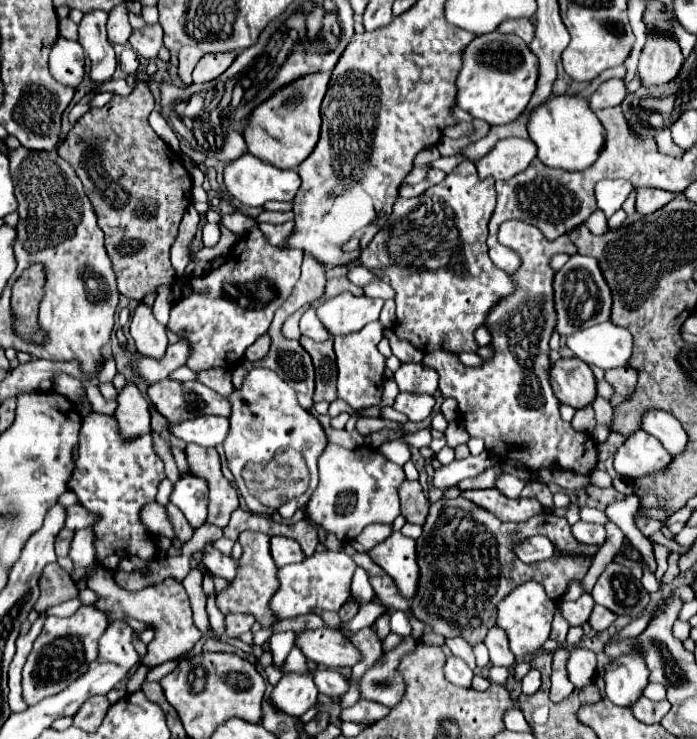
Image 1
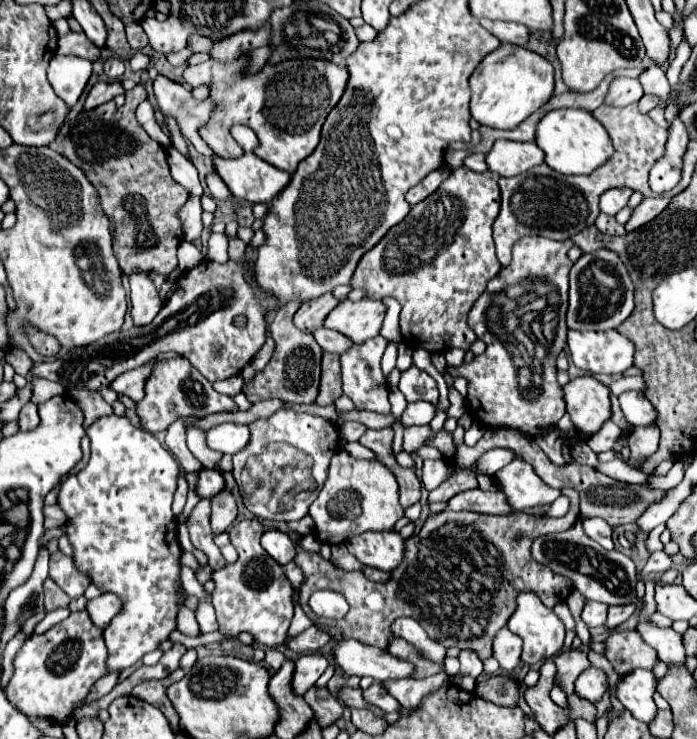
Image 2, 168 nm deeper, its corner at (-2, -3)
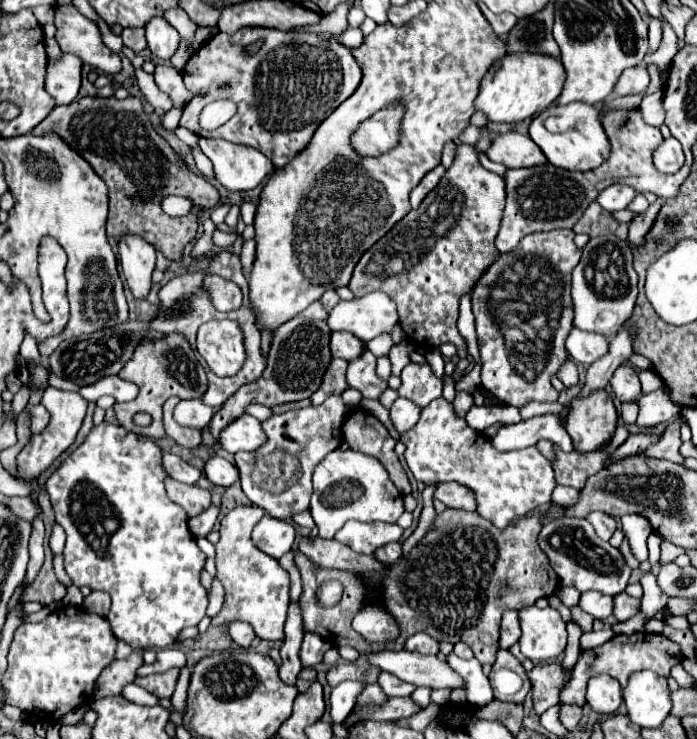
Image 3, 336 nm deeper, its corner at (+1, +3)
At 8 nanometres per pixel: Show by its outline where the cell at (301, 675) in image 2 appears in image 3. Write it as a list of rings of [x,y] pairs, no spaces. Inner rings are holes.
[[[306,632],[304,634],[304,642],[302,642],[302,648],[300,648],[300,660],[302,660],[302,666],[304,668],[312,668],[316,664],[322,662],[322,656],[326,650],[330,650],[330,642],[318,634],[312,634],[312,632]]]

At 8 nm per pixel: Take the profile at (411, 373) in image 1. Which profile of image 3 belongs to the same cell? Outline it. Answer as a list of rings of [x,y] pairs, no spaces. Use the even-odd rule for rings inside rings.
[[[408,364],[404,366],[400,378],[402,386],[398,388],[398,394],[402,398],[410,398],[422,408],[432,400],[442,398],[442,382],[434,376],[428,364]]]

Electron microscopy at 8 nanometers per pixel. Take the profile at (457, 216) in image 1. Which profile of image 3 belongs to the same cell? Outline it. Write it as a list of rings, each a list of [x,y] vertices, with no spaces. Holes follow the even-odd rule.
[[[462,144],[456,150],[456,158],[452,166],[446,170],[444,178],[438,182],[438,186],[428,192],[428,196],[420,202],[416,210],[410,210],[400,222],[394,224],[394,228],[380,238],[370,250],[364,252],[360,262],[354,268],[352,274],[352,292],[354,296],[364,296],[376,290],[386,292],[398,306],[400,326],[410,342],[414,342],[420,348],[438,348],[444,342],[452,342],[457,348],[460,358],[468,356],[466,340],[460,336],[456,328],[458,320],[458,306],[460,298],[464,294],[470,294],[480,280],[480,276],[498,260],[500,252],[494,246],[494,238],[502,220],[504,210],[504,180],[502,176],[488,172],[480,162],[474,146]],[[392,260],[402,260],[402,272],[396,272],[392,268]]]

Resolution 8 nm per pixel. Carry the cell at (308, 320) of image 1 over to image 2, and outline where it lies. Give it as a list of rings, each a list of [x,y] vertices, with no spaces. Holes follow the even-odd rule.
[[[319,328],[313,332],[315,340],[319,342],[319,346],[325,350],[325,352],[333,352],[333,354],[341,354],[341,352],[347,352],[353,342],[343,336],[341,332],[335,332],[335,330],[327,330],[327,328]]]

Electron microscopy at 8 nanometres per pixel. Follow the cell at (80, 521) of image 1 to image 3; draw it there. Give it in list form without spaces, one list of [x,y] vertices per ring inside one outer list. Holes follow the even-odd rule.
[[[6,496],[6,506],[10,506],[10,510],[14,510],[14,514],[18,514],[20,518],[26,518],[30,522],[34,522],[34,518],[38,518],[42,514],[42,508],[38,502],[34,502],[32,498],[10,498]]]

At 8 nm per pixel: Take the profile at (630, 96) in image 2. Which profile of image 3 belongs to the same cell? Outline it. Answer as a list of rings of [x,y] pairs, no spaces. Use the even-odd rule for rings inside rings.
[[[636,66],[636,68],[628,68],[622,72],[622,76],[618,78],[614,90],[612,90],[612,98],[616,96],[628,96],[628,94],[640,94],[646,92],[650,84],[646,66]]]

